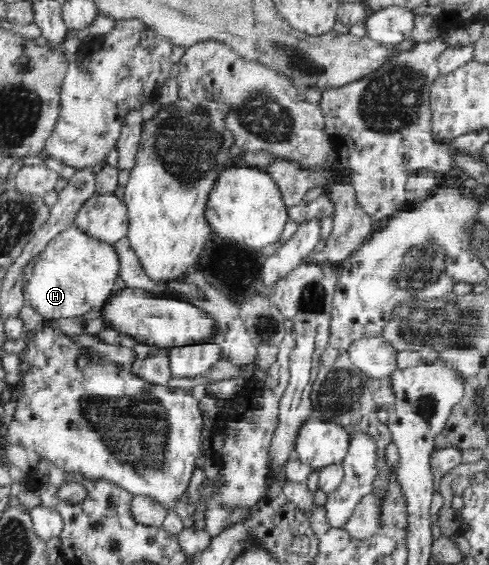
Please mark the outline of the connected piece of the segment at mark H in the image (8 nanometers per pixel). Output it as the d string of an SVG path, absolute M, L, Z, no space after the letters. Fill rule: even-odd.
M77 223L57 234L47 247L27 266L23 276L25 302L43 319L77 318L105 308L118 293L120 256L114 245L84 232Z

